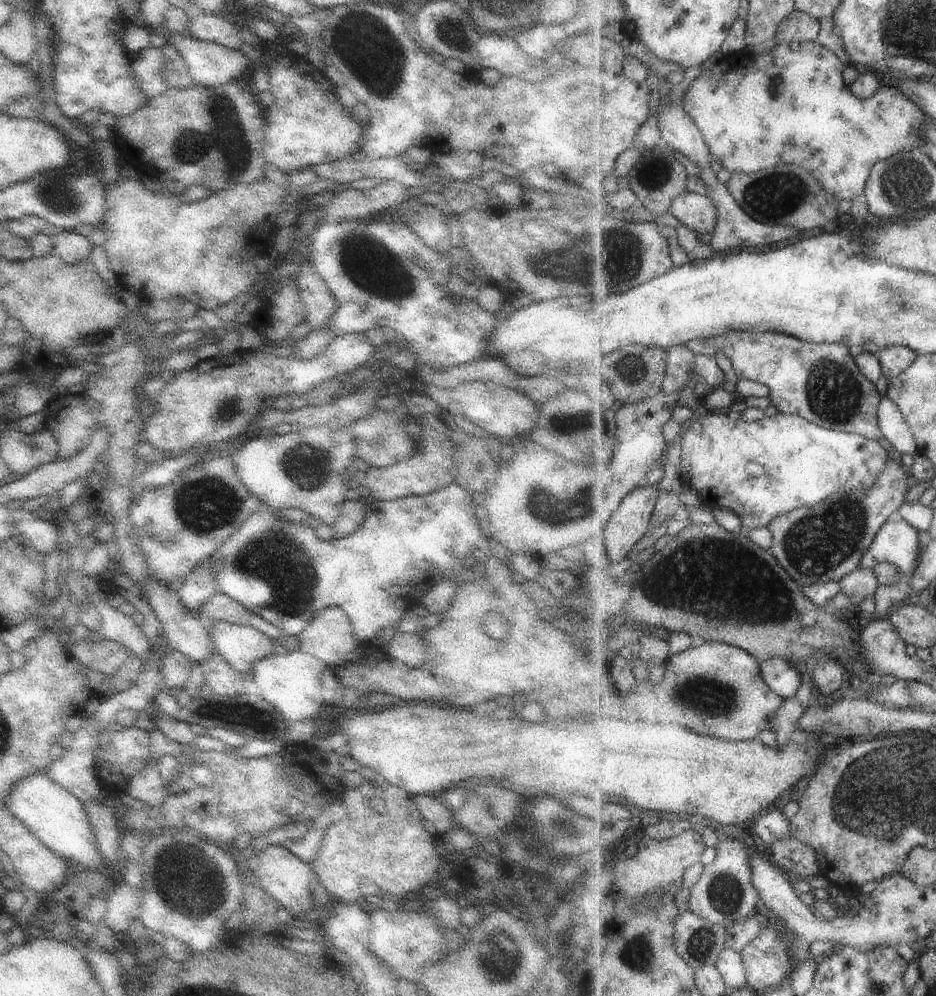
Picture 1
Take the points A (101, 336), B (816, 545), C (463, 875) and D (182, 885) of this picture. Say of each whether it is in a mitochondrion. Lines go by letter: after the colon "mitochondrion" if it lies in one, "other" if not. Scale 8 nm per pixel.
A: other
B: mitochondrion
C: other
D: mitochondrion

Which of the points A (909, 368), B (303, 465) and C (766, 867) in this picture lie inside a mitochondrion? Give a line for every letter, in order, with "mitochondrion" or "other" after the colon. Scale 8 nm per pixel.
A: other
B: mitochondrion
C: other

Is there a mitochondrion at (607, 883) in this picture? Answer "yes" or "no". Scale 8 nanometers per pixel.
no

